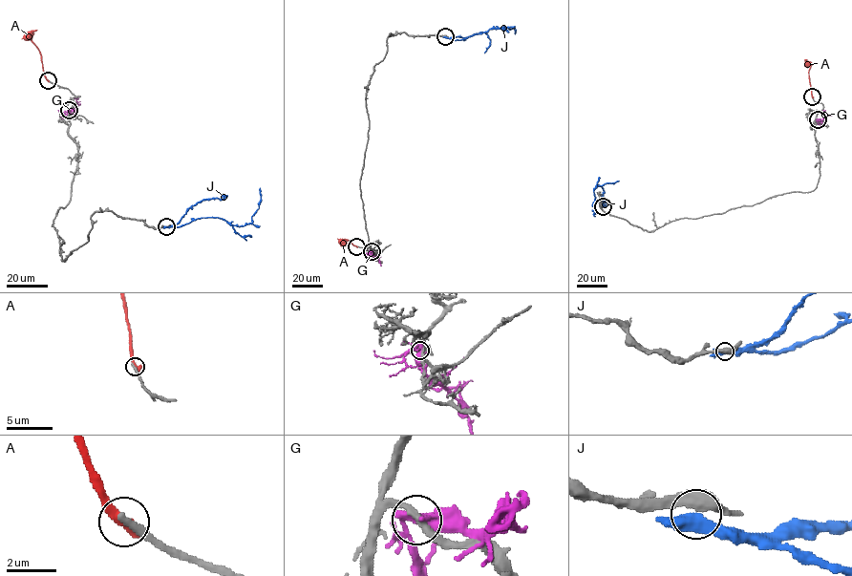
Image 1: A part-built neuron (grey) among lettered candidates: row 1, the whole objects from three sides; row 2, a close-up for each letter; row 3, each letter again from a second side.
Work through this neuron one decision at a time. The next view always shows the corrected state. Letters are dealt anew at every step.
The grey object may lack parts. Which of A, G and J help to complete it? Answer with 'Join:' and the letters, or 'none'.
Join: none

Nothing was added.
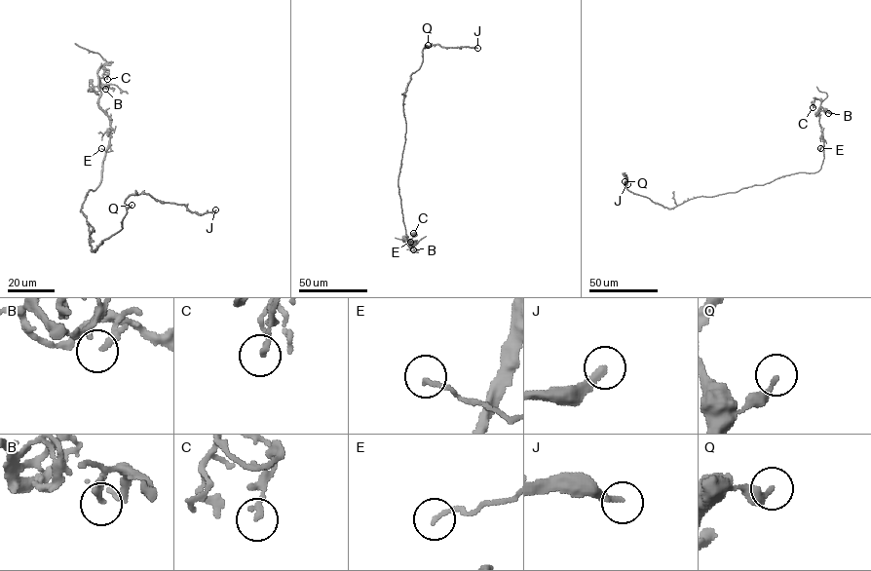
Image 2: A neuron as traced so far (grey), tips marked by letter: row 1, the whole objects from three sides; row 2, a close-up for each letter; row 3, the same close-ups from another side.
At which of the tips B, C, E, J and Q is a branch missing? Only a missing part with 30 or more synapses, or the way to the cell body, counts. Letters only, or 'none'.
J

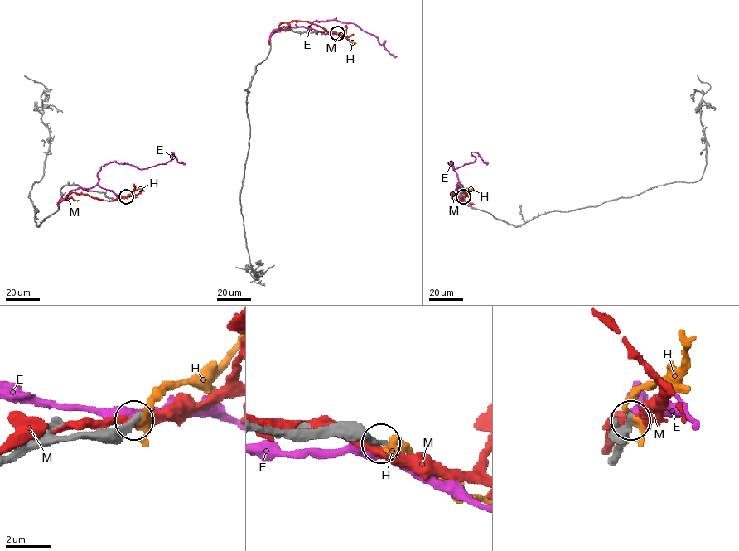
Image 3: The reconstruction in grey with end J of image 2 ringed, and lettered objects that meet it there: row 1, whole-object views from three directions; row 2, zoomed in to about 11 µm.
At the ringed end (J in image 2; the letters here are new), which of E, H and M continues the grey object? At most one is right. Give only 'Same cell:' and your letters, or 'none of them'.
Same cell: none of them

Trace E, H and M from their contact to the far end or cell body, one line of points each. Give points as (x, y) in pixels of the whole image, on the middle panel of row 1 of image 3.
E: (337, 33), (309, 26), (327, 20), (356, 24), (381, 44), (385, 41), (383, 46), (396, 57)
H: (338, 33), (355, 43)
M: (336, 33), (306, 21), (291, 21), (282, 22), (272, 33), (269, 44)

